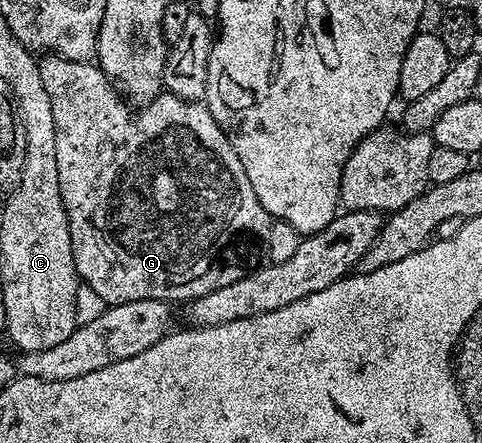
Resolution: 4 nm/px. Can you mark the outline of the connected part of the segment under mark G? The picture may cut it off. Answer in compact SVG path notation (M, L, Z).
M56 54L40 57L39 78L43 78L43 90L47 90L47 98L51 98L51 115L55 117L55 163L59 169L59 194L63 198L63 206L69 219L77 275L83 281L84 287L95 290L95 294L103 298L106 306L140 300L188 302L203 294L211 294L221 286L231 286L231 282L239 282L239 278L262 267L266 259L267 238L274 219L267 210L263 210L259 198L255 198L255 190L251 190L251 182L247 182L247 170L243 170L239 154L235 154L225 131L209 113L208 103L184 100L170 92L162 91L146 103L149 105L138 116L133 116L132 110L124 104L126 101L122 93L101 67L83 60L65 60Z

